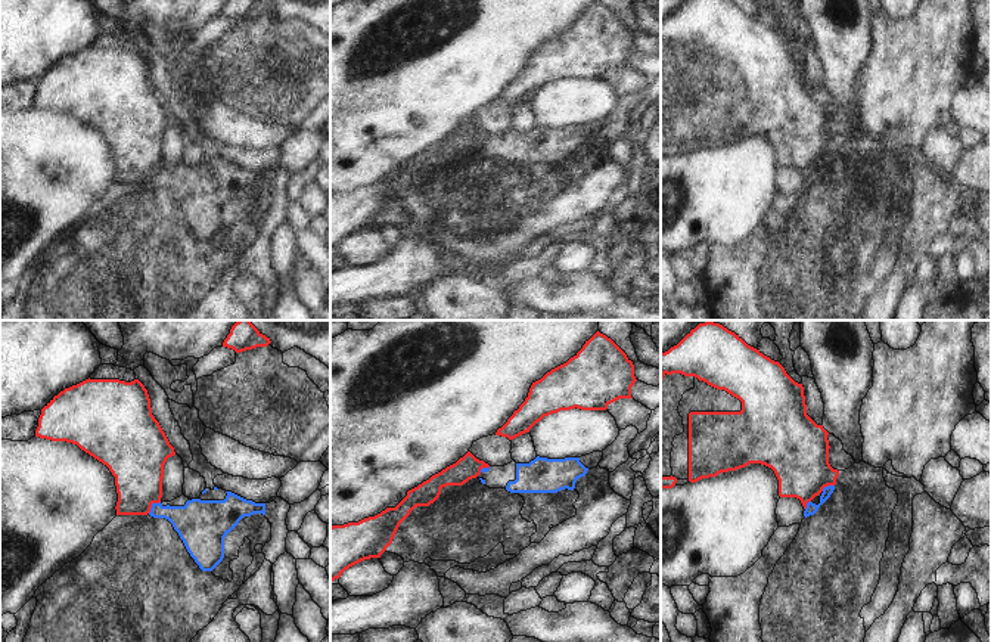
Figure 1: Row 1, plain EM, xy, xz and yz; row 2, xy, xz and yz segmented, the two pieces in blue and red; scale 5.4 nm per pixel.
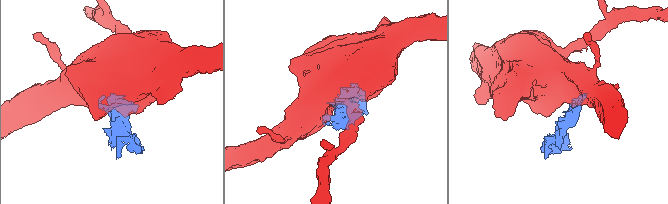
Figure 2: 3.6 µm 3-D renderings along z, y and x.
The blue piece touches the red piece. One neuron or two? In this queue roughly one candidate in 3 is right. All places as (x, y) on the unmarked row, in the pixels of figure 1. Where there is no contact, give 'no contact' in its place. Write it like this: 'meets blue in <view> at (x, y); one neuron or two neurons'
meets blue in xy at (152, 174); two neurons

